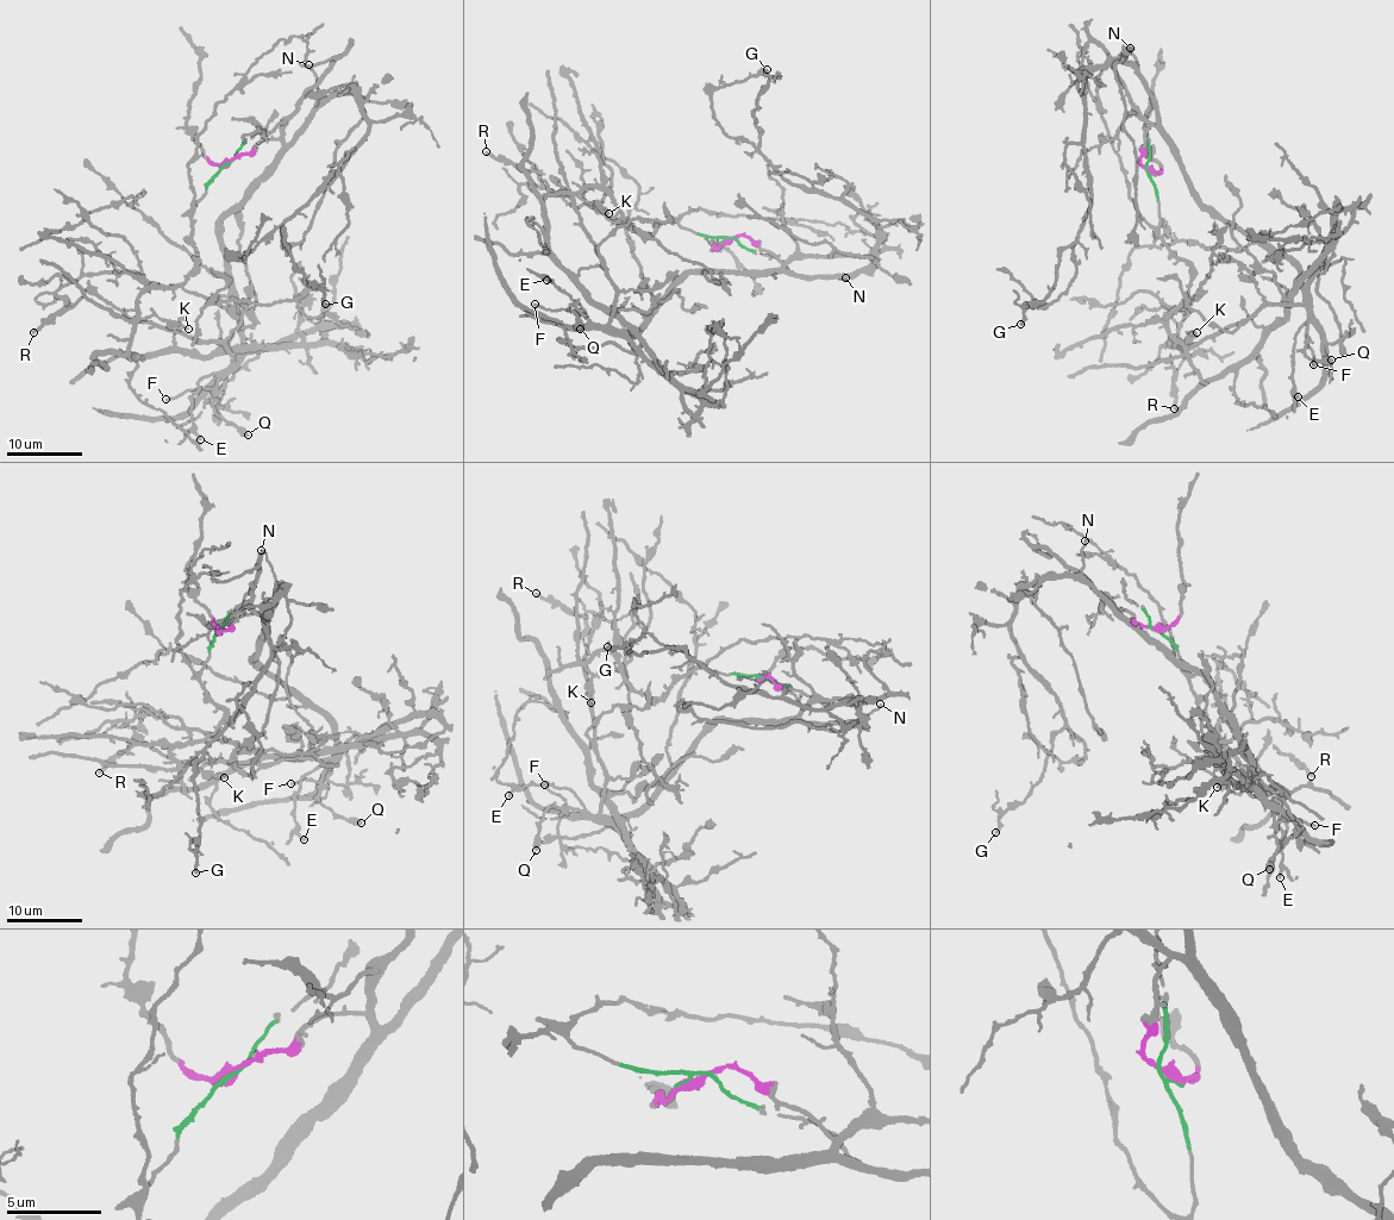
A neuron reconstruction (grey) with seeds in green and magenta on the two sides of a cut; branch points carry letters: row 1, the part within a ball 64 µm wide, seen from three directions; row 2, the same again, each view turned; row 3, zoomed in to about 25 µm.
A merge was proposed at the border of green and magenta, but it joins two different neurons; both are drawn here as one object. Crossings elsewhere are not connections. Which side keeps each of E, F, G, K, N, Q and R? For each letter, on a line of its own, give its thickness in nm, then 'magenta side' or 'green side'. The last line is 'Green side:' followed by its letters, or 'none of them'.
E: 150 nm thick; magenta side
F: 170 nm thick; magenta side
G: 220 nm thick; magenta side
K: 160 nm thick; green side
N: 130 nm thick; magenta side
Q: 500 nm thick; magenta side
R: 200 nm thick; magenta side
Green side: K

